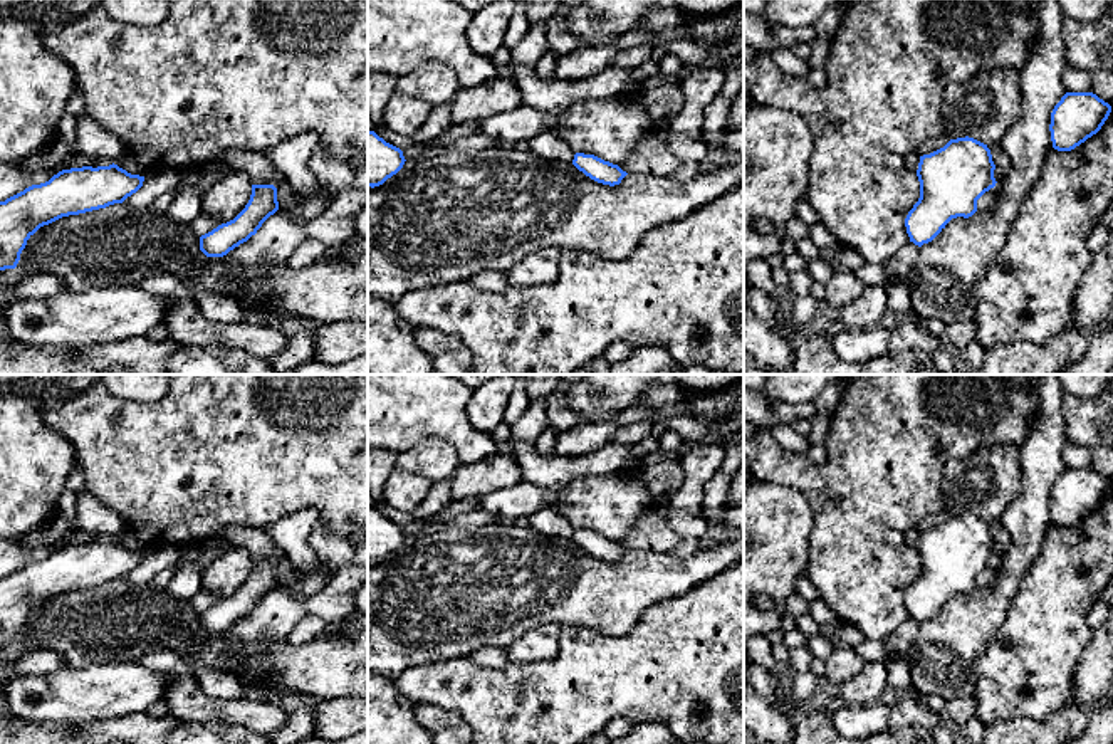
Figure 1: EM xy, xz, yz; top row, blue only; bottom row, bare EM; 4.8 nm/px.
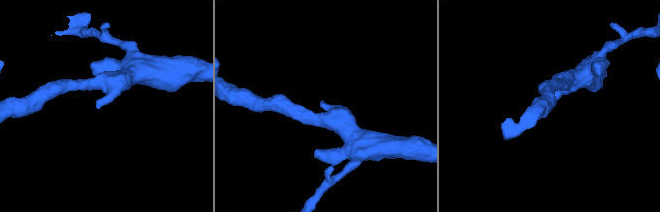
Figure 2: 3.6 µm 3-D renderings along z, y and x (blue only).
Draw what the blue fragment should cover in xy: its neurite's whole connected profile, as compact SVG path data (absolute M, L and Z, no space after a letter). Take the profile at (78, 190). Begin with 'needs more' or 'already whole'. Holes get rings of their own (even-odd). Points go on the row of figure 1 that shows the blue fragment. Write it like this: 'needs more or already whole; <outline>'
already whole; M118 165L62 170L49 181L32 185L0 202L0 270L15 269L27 240L44 225L62 217L79 215L123 203L143 186L144 176L131 175Z

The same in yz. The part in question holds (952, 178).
already whole; M969 136L950 139L943 148L920 156L920 198L905 218L910 242L922 247L952 218L972 217L977 200L997 183L994 170L987 144Z

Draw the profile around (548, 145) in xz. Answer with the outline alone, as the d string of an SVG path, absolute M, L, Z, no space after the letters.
M542 133L529 141L529 151L549 161L572 161L574 151L556 133Z

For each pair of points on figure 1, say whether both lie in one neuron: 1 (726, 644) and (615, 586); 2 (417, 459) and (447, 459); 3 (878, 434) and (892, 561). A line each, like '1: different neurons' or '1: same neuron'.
1: different neurons
2: same neuron
3: same neuron

